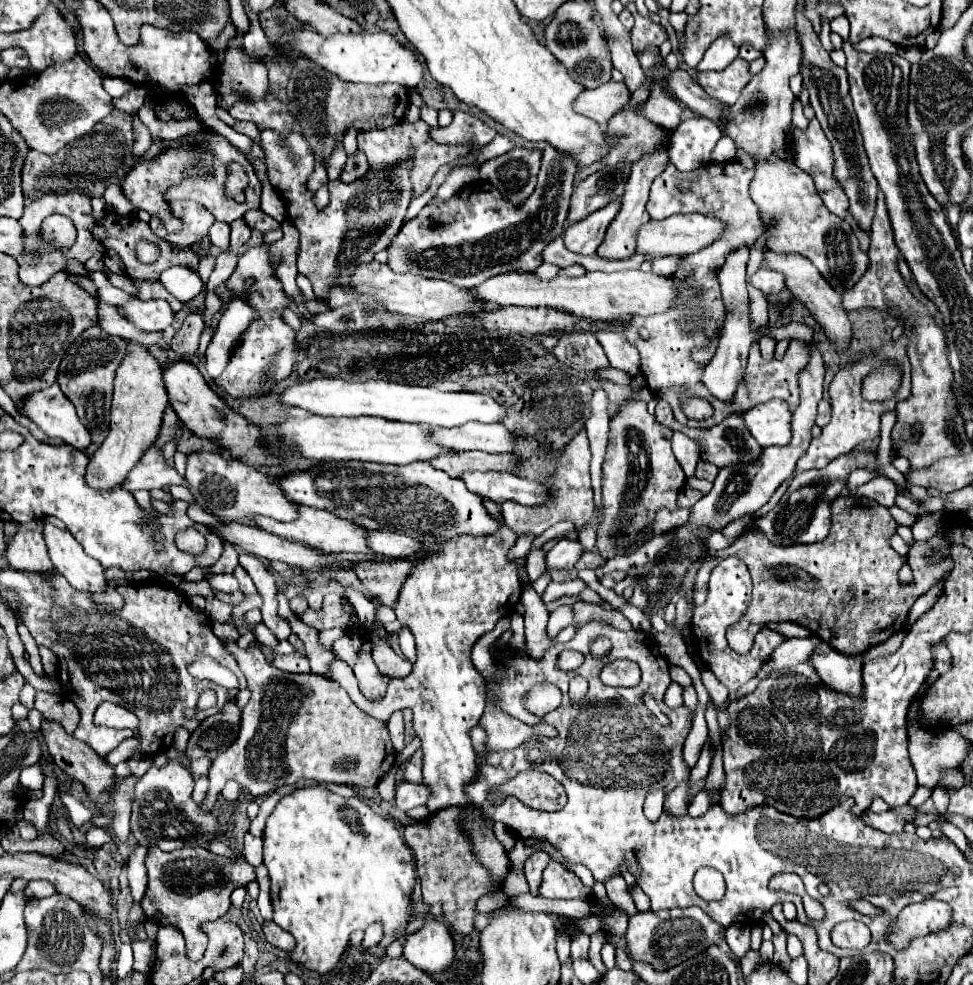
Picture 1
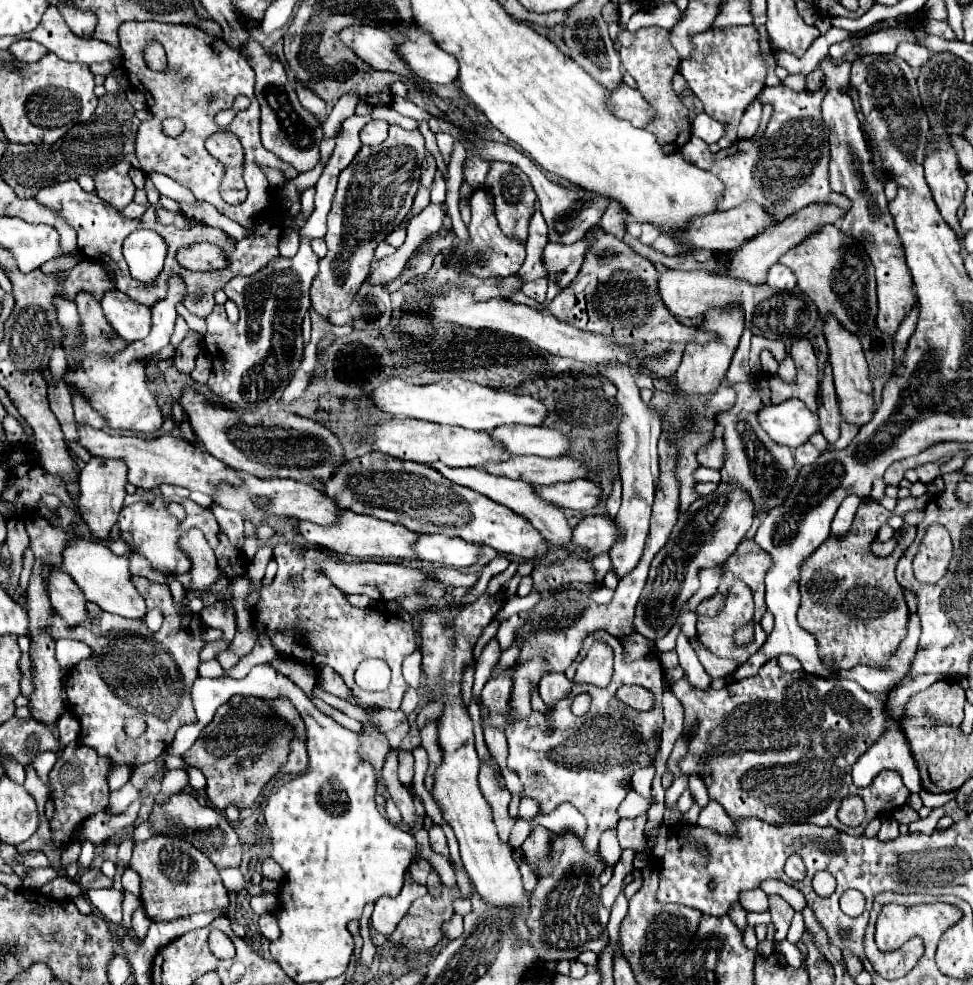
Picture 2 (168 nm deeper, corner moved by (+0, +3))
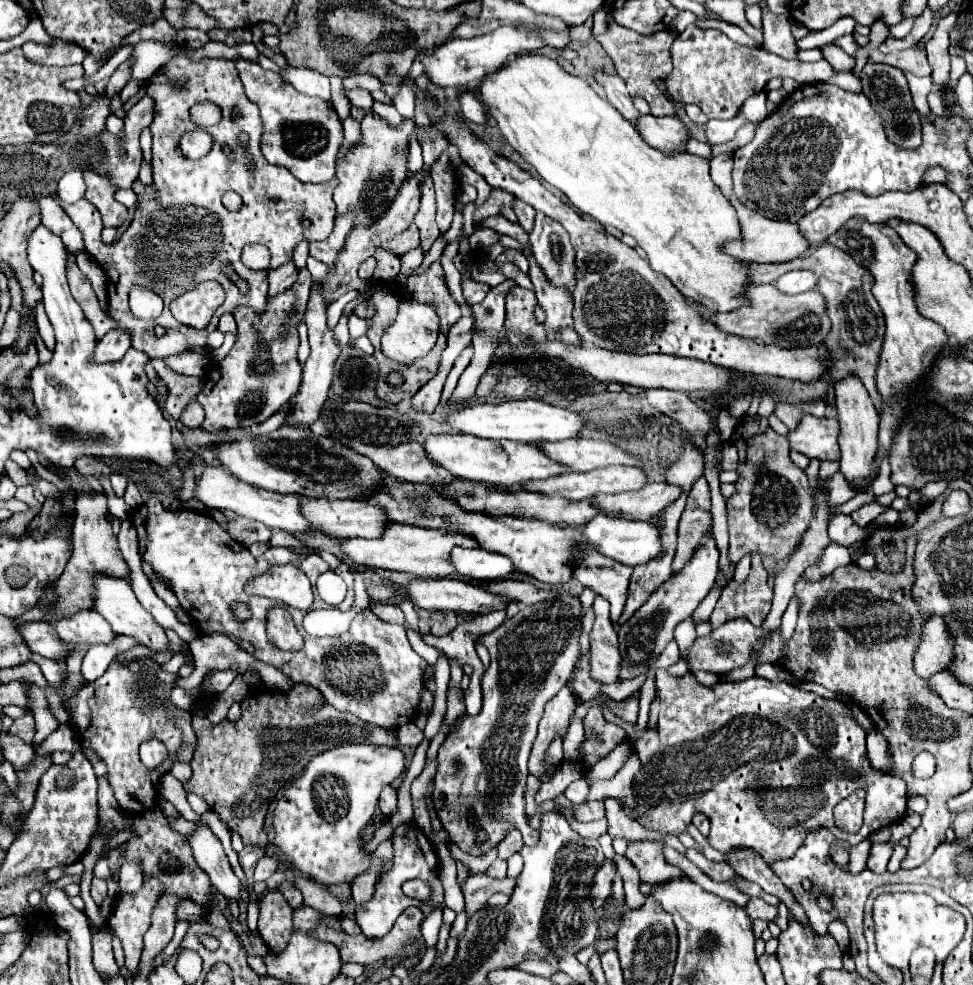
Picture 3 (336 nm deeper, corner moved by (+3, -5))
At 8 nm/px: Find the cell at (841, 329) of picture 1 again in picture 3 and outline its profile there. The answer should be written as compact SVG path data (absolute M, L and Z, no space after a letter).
M843 378L835 384L835 398L837 398L837 420L839 420L839 446L841 446L841 472L845 478L863 488L865 478L873 470L873 458L877 452L877 428L879 428L879 414L875 410L873 400L865 386L861 386L859 378Z

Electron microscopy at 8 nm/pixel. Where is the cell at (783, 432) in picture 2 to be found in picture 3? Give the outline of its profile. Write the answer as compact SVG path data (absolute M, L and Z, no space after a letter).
M803 414L797 428L789 430L785 438L791 450L801 452L807 458L837 460L839 458L837 434L839 424L835 418L817 418L811 414Z

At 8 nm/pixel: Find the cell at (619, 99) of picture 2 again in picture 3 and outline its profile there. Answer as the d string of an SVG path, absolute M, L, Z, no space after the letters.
M641 114L635 122L641 138L663 152L685 152L685 144L689 140L687 128L679 118L663 116L657 118L653 114Z

